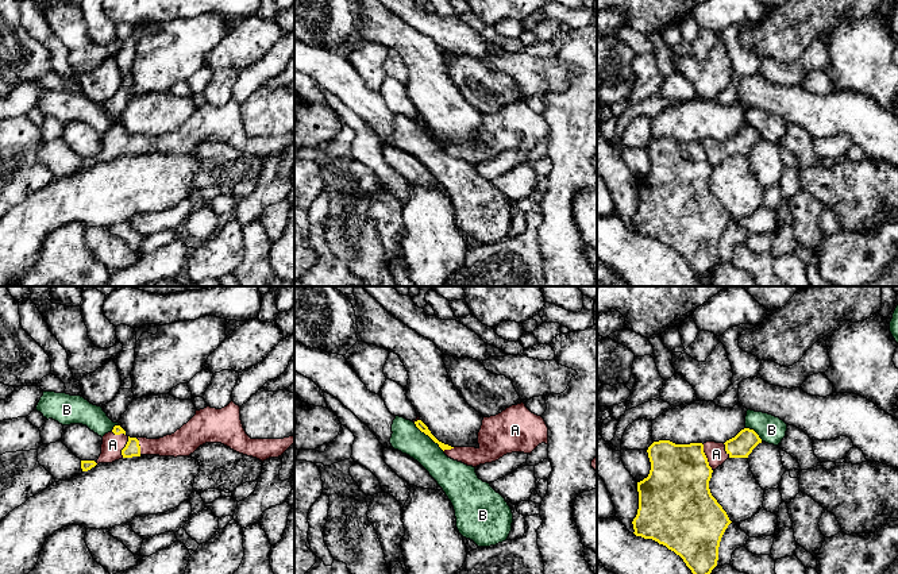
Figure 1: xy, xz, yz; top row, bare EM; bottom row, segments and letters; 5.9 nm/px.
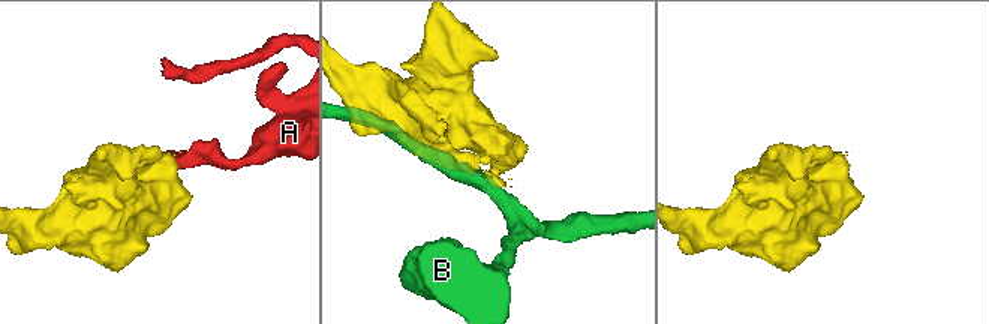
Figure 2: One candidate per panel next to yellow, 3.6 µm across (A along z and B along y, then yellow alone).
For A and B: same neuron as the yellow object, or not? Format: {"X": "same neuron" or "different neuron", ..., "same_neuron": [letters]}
{"A": "same neuron", "B": "different neuron", "same_neuron": ["A"]}

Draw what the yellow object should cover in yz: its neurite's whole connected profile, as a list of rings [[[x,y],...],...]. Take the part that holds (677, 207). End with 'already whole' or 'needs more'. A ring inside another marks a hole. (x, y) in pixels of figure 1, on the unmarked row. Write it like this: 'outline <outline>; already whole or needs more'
outline [[[749,126],[741,127],[725,140],[654,139],[647,147],[651,159],[650,172],[637,180],[639,207],[632,219],[633,231],[674,249],[697,276],[710,273],[717,263],[721,235],[732,220],[710,190],[712,170],[729,155],[748,155],[759,140],[762,136]]]; needs more

